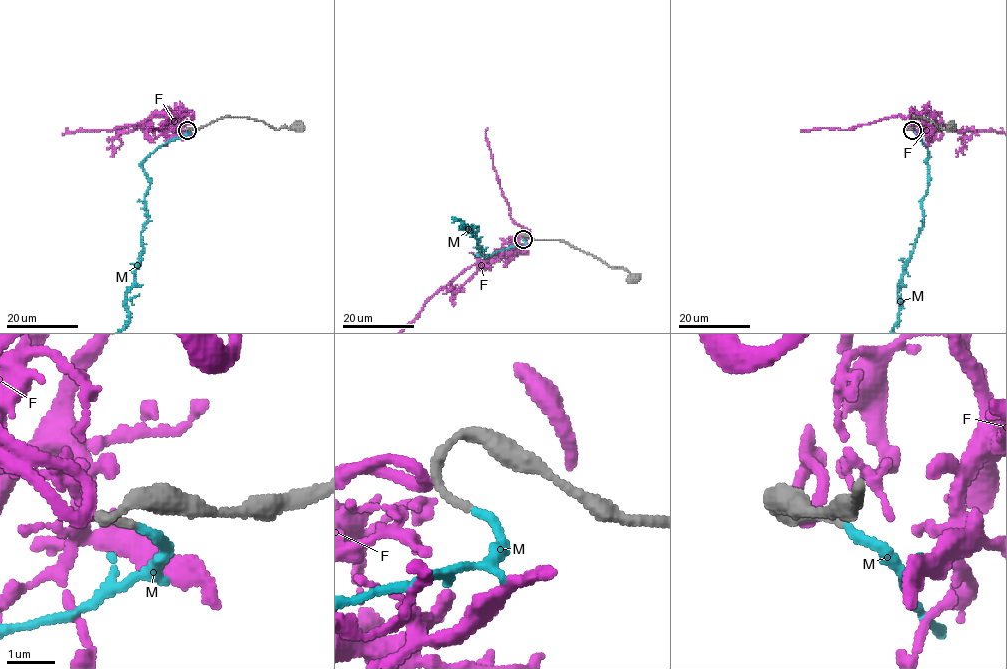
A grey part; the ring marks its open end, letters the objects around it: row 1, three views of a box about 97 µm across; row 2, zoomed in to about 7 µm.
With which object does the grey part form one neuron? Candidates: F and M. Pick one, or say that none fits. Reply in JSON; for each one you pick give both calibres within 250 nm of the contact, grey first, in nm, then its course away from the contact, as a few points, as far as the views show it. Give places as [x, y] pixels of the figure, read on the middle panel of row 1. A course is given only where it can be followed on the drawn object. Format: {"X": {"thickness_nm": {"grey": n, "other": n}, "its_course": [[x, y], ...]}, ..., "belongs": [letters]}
{"M": {"thickness_nm": {"grey": 170, "other": 170}}, "belongs": ["M"]}

